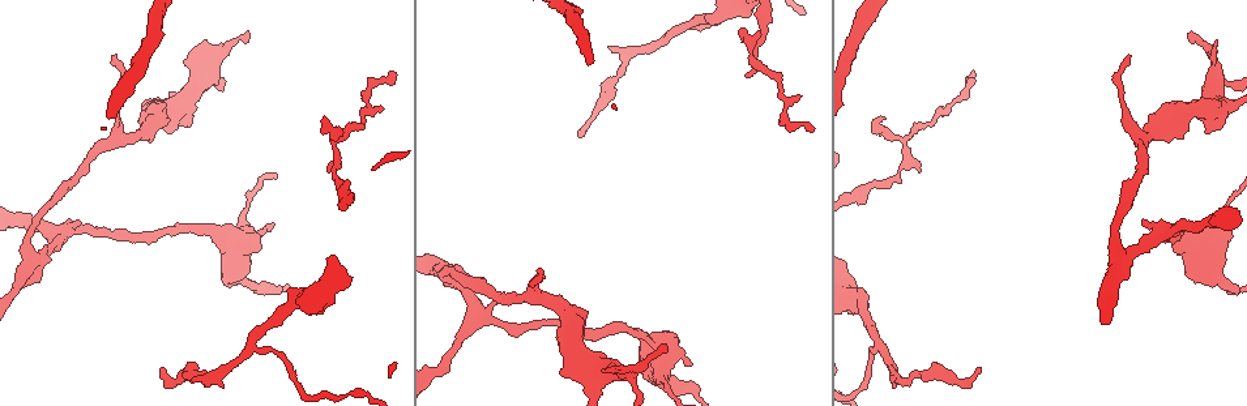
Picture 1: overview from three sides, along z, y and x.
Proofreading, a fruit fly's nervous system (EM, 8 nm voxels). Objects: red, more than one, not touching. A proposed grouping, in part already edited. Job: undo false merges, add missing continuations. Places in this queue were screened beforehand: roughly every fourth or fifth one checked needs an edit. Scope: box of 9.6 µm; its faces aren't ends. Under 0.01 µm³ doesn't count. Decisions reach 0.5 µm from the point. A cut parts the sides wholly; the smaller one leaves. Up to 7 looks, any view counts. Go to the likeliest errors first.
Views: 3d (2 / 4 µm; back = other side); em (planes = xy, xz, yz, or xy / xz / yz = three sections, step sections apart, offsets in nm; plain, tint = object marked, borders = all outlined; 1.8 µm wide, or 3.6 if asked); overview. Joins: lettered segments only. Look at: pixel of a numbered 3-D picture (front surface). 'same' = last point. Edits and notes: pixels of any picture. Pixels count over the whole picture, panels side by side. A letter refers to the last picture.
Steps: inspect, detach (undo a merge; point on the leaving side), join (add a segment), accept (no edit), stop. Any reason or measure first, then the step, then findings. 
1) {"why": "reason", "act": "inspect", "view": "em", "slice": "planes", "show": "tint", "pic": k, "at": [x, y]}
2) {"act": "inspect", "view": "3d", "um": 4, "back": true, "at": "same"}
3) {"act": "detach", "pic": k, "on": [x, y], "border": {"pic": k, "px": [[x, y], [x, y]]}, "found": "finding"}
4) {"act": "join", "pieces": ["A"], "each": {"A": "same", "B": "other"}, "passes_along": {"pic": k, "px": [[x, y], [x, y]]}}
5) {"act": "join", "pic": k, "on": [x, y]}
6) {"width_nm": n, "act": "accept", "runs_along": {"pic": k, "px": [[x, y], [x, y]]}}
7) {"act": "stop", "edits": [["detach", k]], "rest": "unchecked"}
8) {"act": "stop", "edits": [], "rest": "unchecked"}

{"why": "free end", "act": "inspect", "view": "3d", "um": 4, "back": true, "pic": 1, "at": [163, 370]}

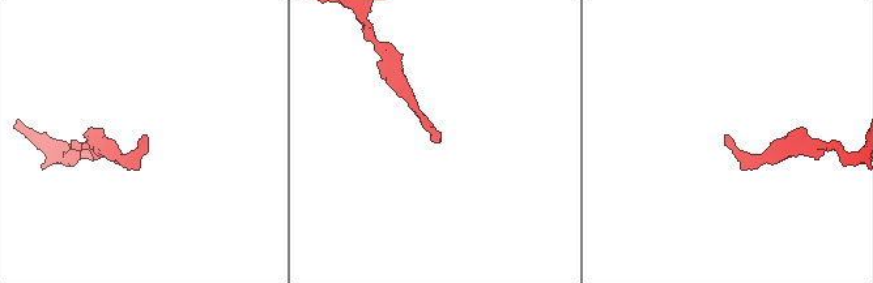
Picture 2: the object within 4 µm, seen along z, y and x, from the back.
{"act": "inspect", "view": "em", "slice": "planes", "show": "borders", "pic": 2, "at": [724, 135]}

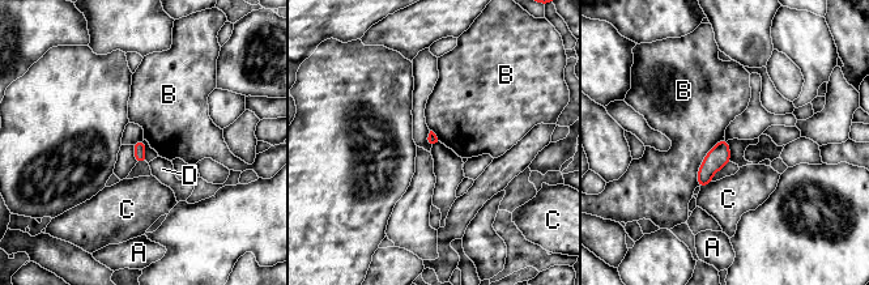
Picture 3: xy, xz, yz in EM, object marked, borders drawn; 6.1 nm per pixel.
{"act": "accept", "each": {"A": "other", "B": "other", "C": "other", "D": "other"}, "border": {"pic": 3, "px": [[724, 137], [699, 166], [697, 186]]}, "found": "no lettered segment goes on from it"}

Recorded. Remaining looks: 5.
{"act": "inspect", "view": "3d", "um": 2, "pic": 1, "at": [254, 343]}

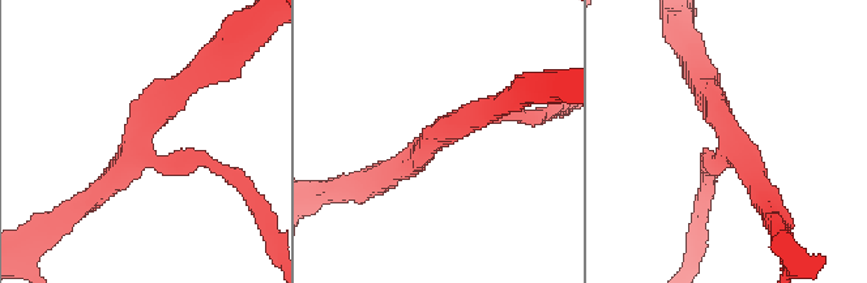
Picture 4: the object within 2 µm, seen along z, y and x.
{"arms": 3, "act": "inspect", "view": "em", "slice": "planes", "show": "tint", "pic": 4, "at": [141, 147]}

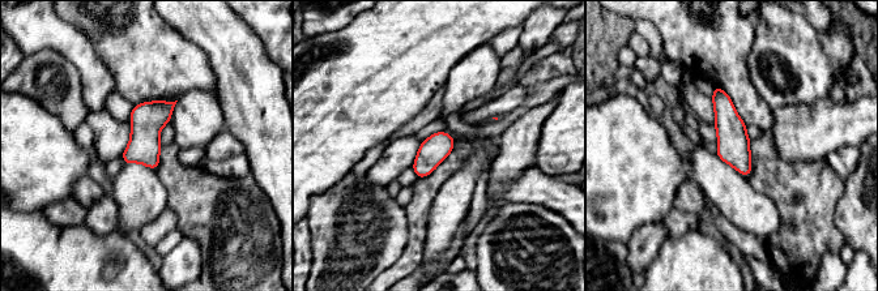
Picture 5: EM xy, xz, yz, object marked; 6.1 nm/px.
{"why": "see the neighbours", "act": "inspect", "view": "em", "slice": "planes", "show": "borders", "at": "same"}

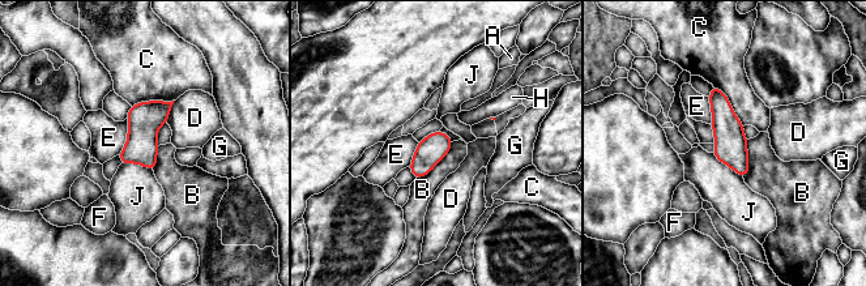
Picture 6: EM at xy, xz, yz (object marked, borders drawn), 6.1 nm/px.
{"act": "accept", "each": {"A": "other", "B": "other", "C": "other", "D": "other", "E": "other", "F": "other", "G": "other", "H": "other", "J": "other"}, "runs_along": {"pic": 6, "px": [[715, 90], [730, 148], [743, 173]]}, "found": "all the same cell"}

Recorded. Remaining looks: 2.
{"why": "side arm on a straight run", "act": "inspect", "view": "em", "slice": "xz", "step": 8, "show": "tint", "pic": 1, "at": [119, 140]}

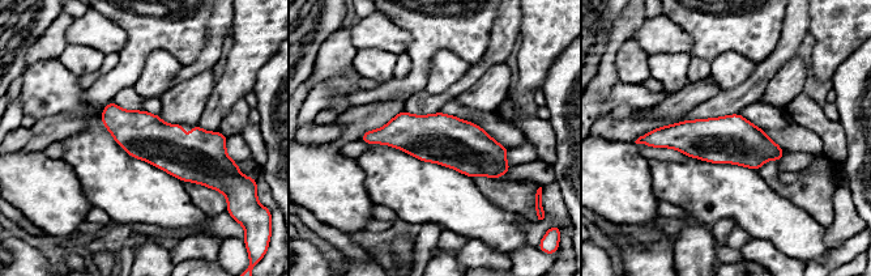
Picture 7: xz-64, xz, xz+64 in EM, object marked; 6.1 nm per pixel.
{"why": "cut it another way", "act": "inspect", "view": "em", "slice": "planes", "show": "borders", "at": "same"}

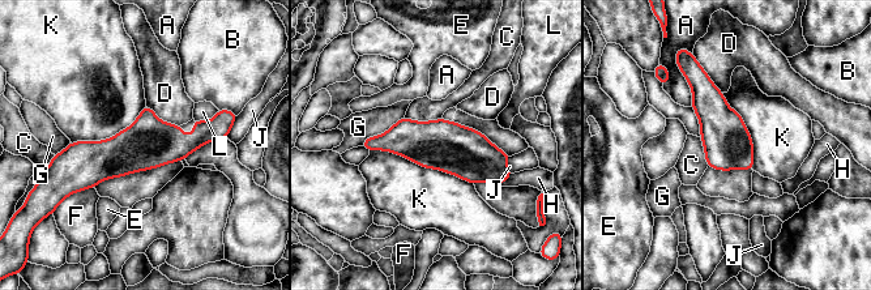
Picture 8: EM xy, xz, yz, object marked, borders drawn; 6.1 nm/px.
{"longest_contact_nm": ["K", 700], "act": "accept", "each": {"A": "other", "B": "other", "C": "other", "D": "other", "E": "other", "F": "other", "G": "other", "H": "other", "J": "other", "K": "other", "L": "other"}, "runs_along": {"pic": 8, "px": [[221, 131], [106, 160], [67, 160]]}, "found": "continuous, no second cell"}

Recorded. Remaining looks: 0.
{"act": "stop", "edits": [], "rest": "unchecked"}

